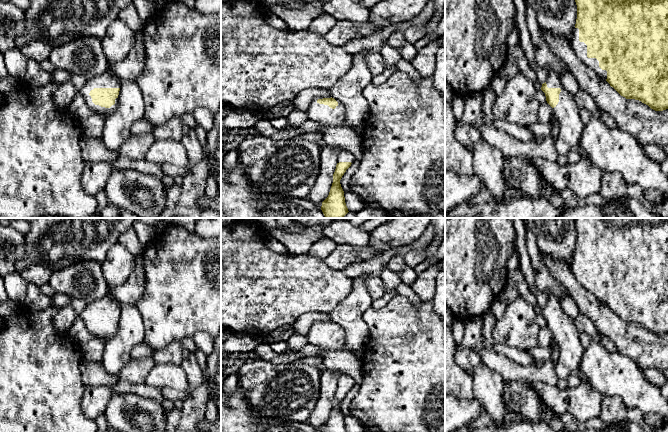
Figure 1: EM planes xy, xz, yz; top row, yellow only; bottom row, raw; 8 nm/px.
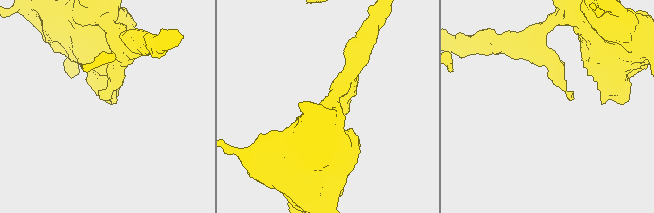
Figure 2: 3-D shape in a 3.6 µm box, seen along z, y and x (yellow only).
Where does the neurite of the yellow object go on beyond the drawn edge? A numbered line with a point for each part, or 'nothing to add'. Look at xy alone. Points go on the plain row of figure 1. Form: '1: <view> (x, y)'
1: xy (107, 304)

